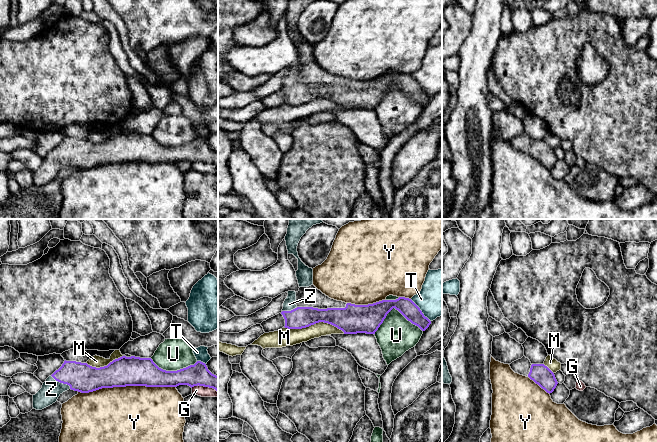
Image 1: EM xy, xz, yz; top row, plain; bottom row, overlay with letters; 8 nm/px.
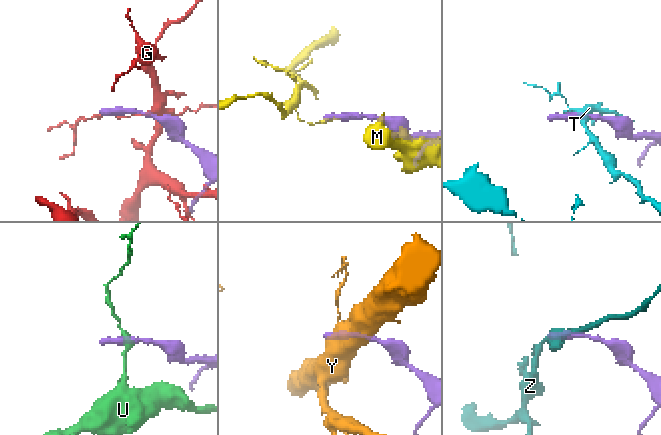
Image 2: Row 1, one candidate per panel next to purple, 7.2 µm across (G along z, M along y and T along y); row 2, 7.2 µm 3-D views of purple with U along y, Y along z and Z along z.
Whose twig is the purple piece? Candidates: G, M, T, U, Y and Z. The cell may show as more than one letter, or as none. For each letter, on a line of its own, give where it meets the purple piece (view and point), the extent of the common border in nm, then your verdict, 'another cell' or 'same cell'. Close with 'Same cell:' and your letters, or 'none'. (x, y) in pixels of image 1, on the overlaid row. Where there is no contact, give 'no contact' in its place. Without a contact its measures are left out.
G: xy (204, 386) | 220 nm | another cell
M: xz (314, 323) | 500 nm | another cell
T: xz (420, 310) | 240 nm | another cell
U: xz (394, 307) | 400 nm | another cell
Y: xy (126, 385) | 800 nm | another cell
Z: xy (61, 382) | 190 nm | same cell
Same cell: Z

